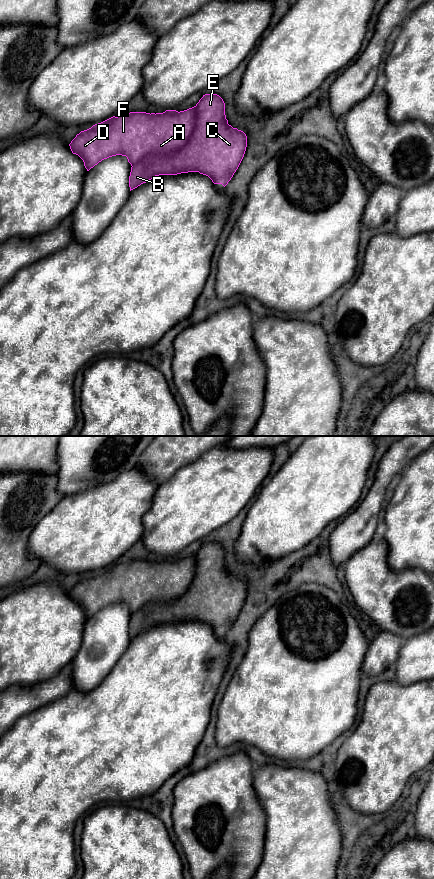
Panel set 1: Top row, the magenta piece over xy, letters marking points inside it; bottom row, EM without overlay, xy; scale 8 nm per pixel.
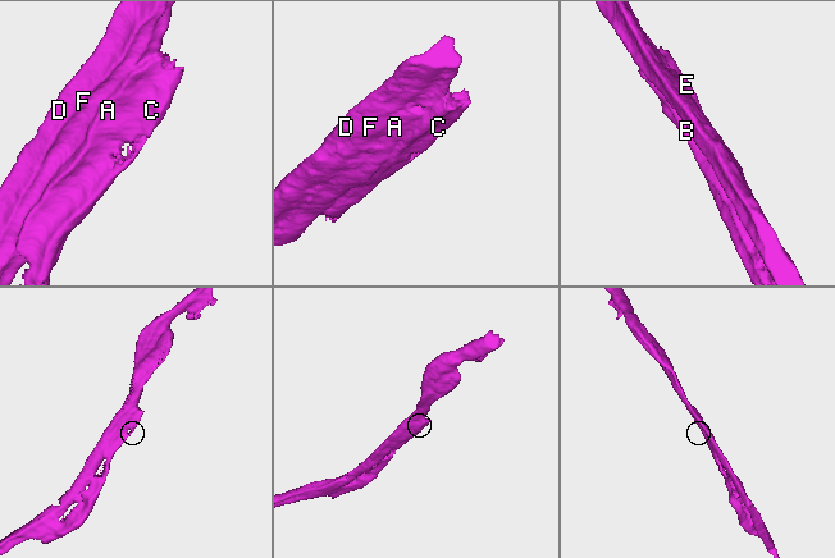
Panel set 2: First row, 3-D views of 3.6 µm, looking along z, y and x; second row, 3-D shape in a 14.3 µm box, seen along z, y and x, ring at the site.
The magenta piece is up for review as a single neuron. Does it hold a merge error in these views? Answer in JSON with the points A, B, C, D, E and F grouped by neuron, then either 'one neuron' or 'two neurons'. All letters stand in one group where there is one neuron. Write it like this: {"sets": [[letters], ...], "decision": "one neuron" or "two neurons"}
{"sets": [["A", "D", "F"], ["B", "C", "E"]], "decision": "two neurons"}

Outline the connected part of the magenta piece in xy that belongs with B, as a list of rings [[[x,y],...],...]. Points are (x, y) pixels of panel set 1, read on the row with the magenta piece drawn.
[[[203,95],[195,110],[193,132],[183,147],[169,155],[149,155],[131,167],[130,191],[155,176],[188,172],[206,175],[214,184],[228,184],[244,157],[247,136],[228,124],[219,95]]]

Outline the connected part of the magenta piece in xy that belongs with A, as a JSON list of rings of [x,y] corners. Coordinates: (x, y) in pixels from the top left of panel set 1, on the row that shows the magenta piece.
[[[195,106],[184,111],[166,110],[163,113],[130,112],[111,117],[91,128],[81,131],[69,144],[89,171],[99,162],[112,156],[126,156],[131,166],[149,155],[169,155],[187,142],[195,125]]]

